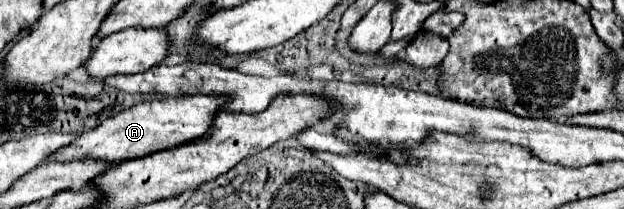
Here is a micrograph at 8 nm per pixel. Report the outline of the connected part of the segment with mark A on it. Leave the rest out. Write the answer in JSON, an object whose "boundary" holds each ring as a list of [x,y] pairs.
{"boundary":[[[180,97],[164,101],[138,103],[122,113],[102,121],[98,127],[76,135],[76,141],[60,147],[50,155],[50,161],[104,161],[120,163],[128,159],[138,159],[174,145],[188,143],[204,133],[216,115],[216,107],[222,103],[220,97]]]}

